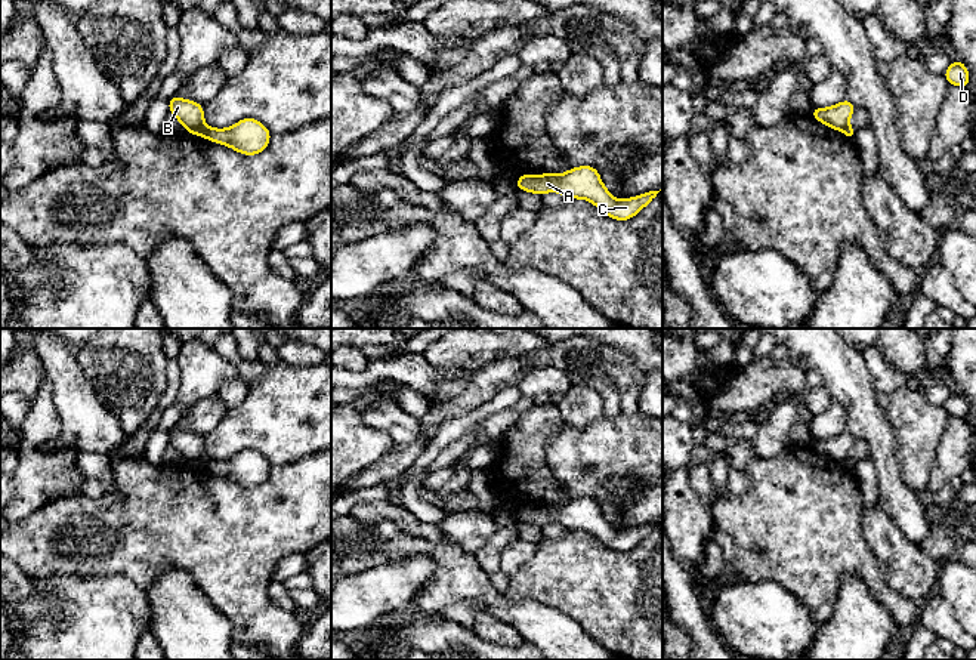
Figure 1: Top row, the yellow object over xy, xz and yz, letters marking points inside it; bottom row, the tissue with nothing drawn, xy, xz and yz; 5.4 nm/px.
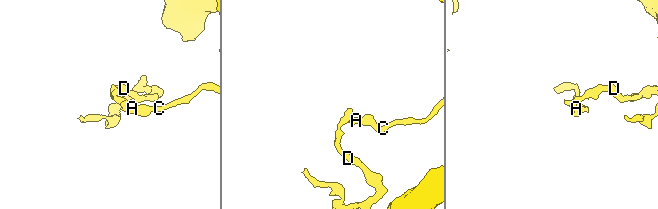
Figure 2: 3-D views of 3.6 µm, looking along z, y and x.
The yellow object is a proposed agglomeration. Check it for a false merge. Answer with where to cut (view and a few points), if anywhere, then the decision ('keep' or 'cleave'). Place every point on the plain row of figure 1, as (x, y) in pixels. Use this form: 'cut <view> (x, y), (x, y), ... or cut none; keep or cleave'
cut xy (204, 456), (188, 462); cleave

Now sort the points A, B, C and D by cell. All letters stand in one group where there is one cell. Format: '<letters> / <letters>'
A C / B D

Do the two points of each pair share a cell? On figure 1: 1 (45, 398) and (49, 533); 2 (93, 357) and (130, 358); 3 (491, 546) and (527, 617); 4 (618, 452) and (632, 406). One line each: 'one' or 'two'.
1: two
2: one
3: two
4: two

